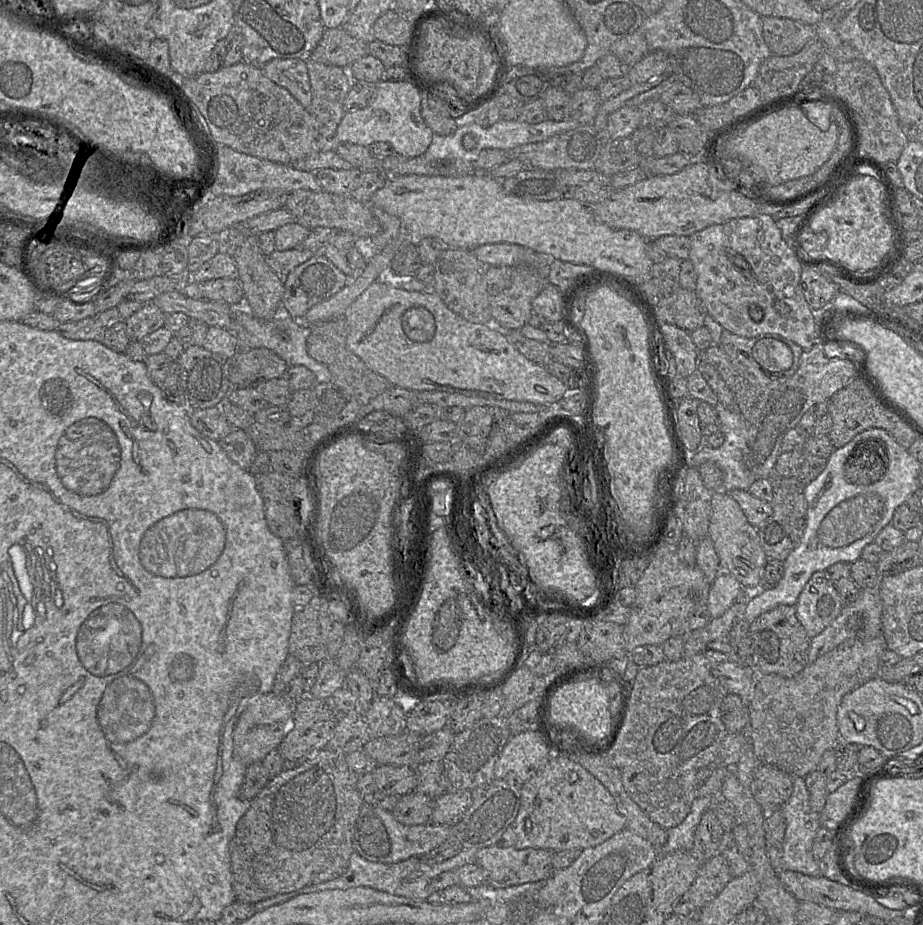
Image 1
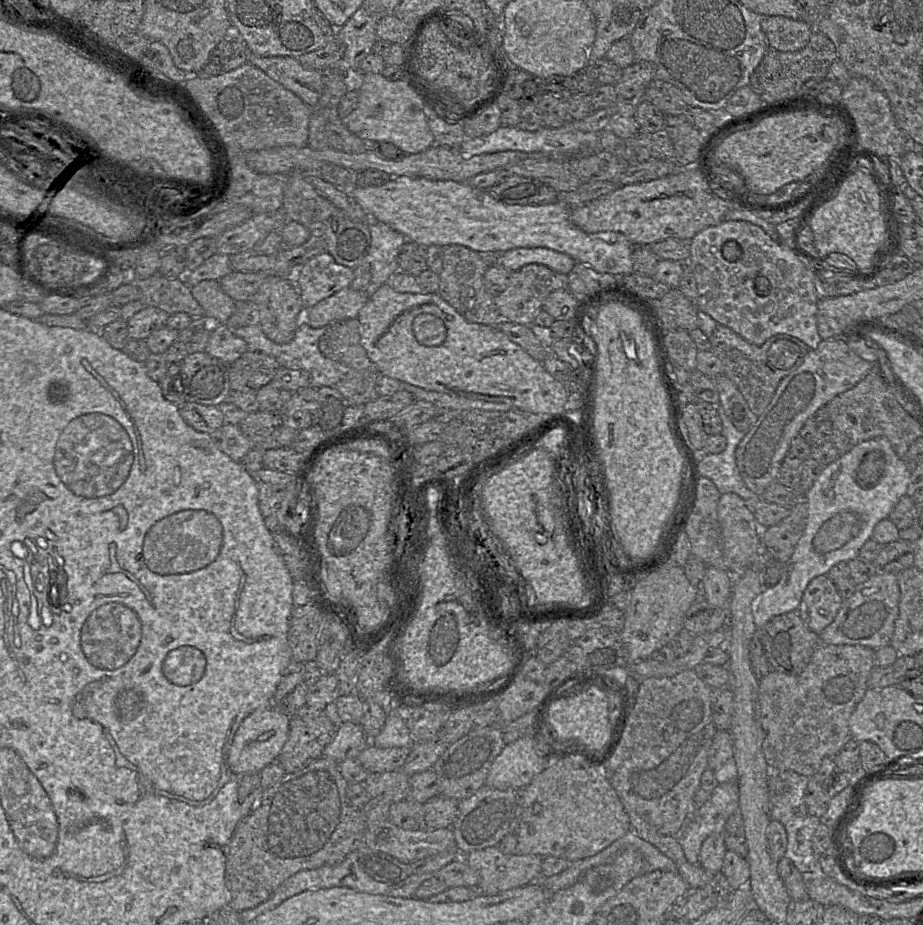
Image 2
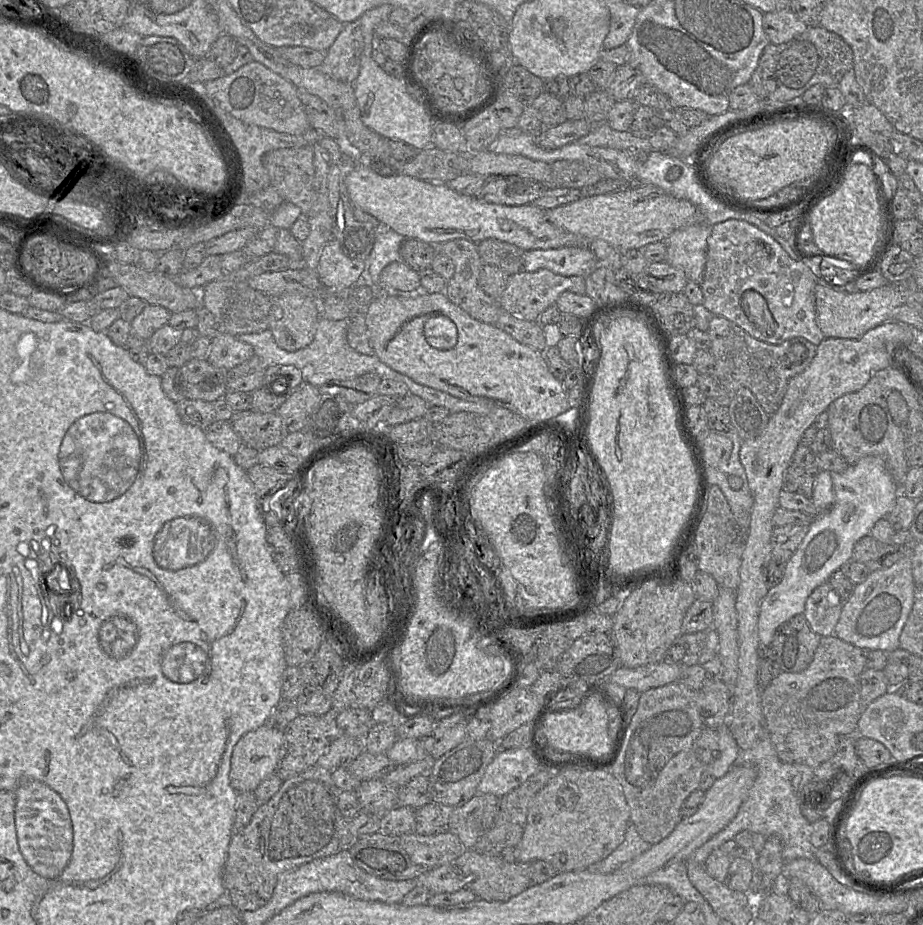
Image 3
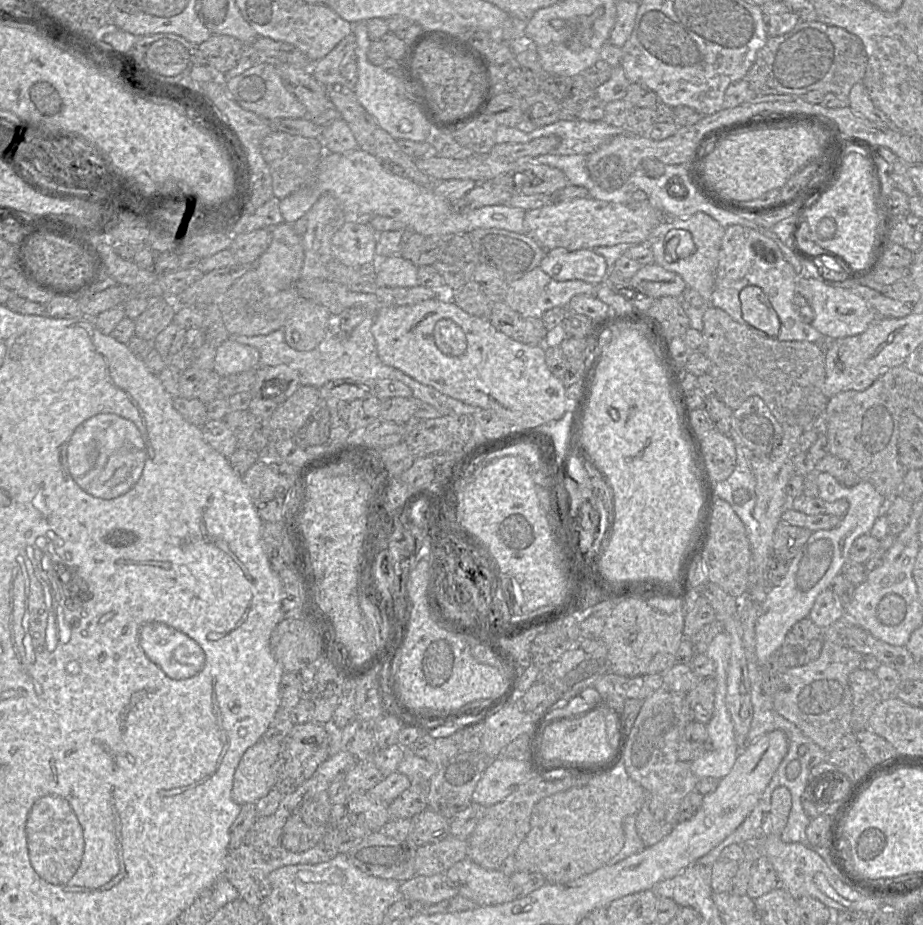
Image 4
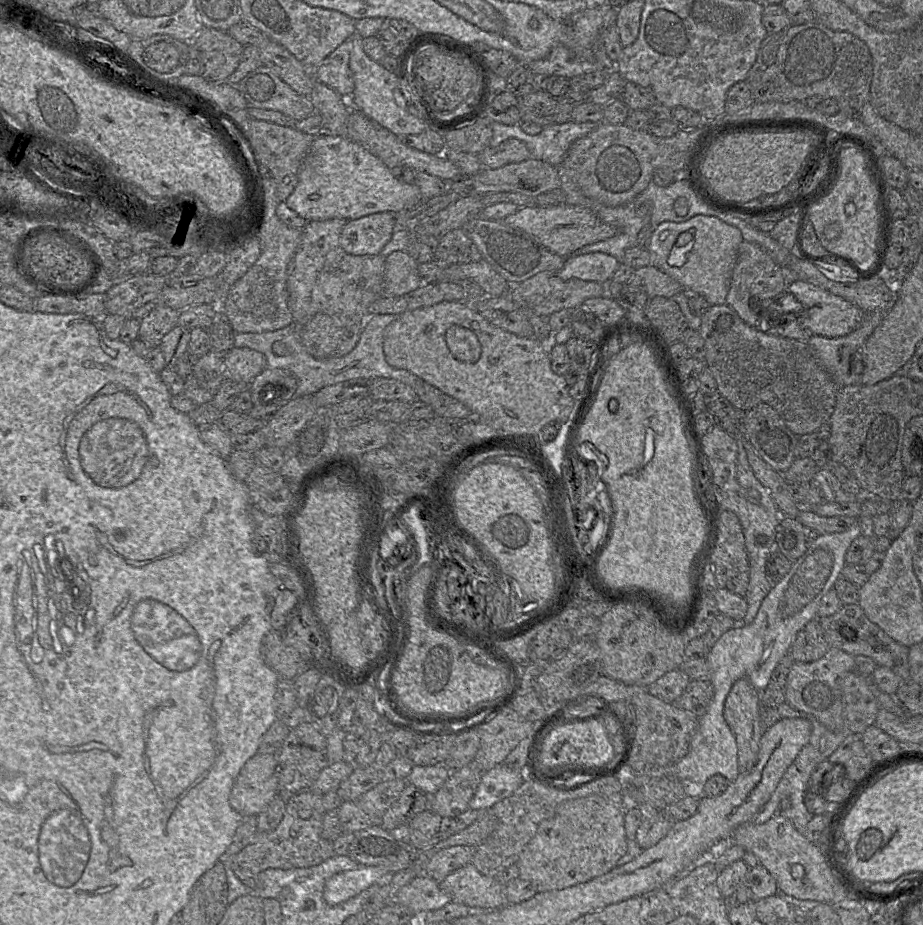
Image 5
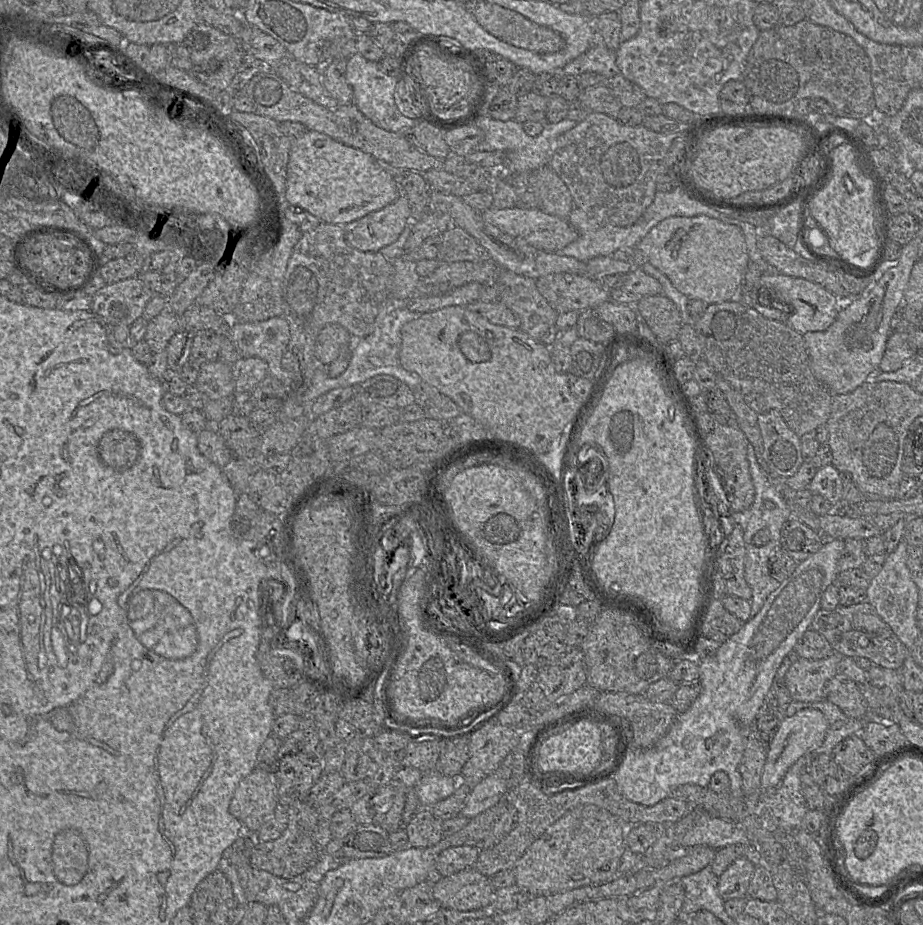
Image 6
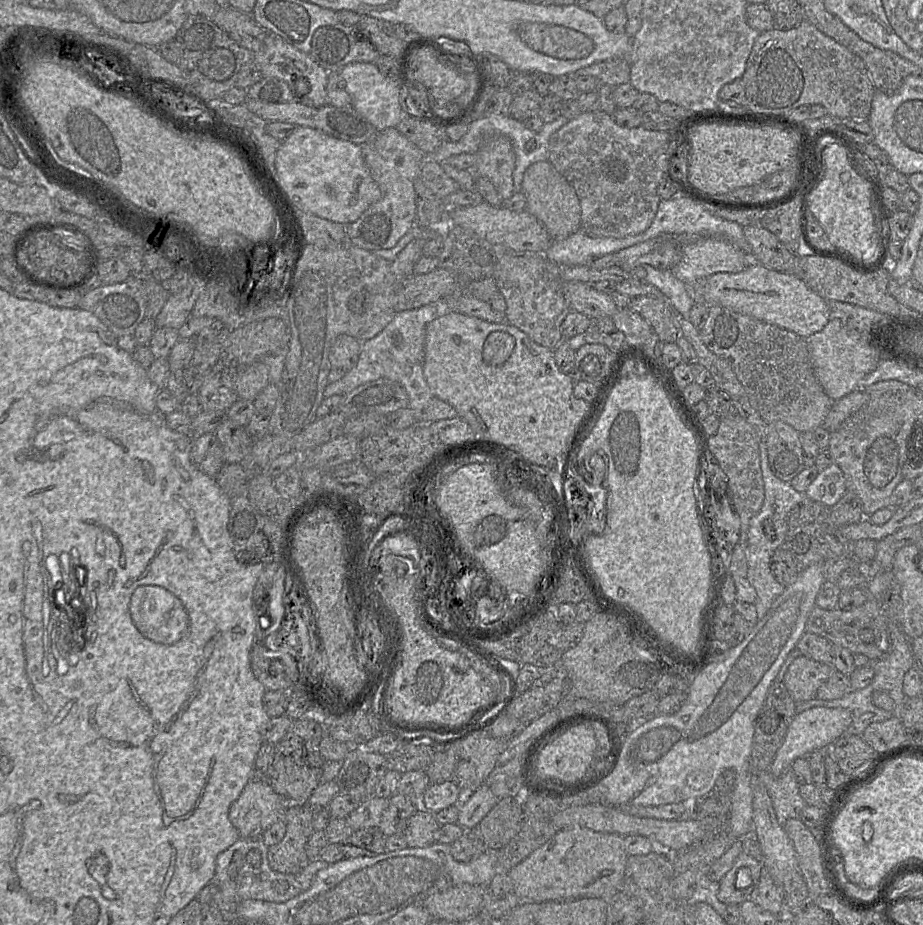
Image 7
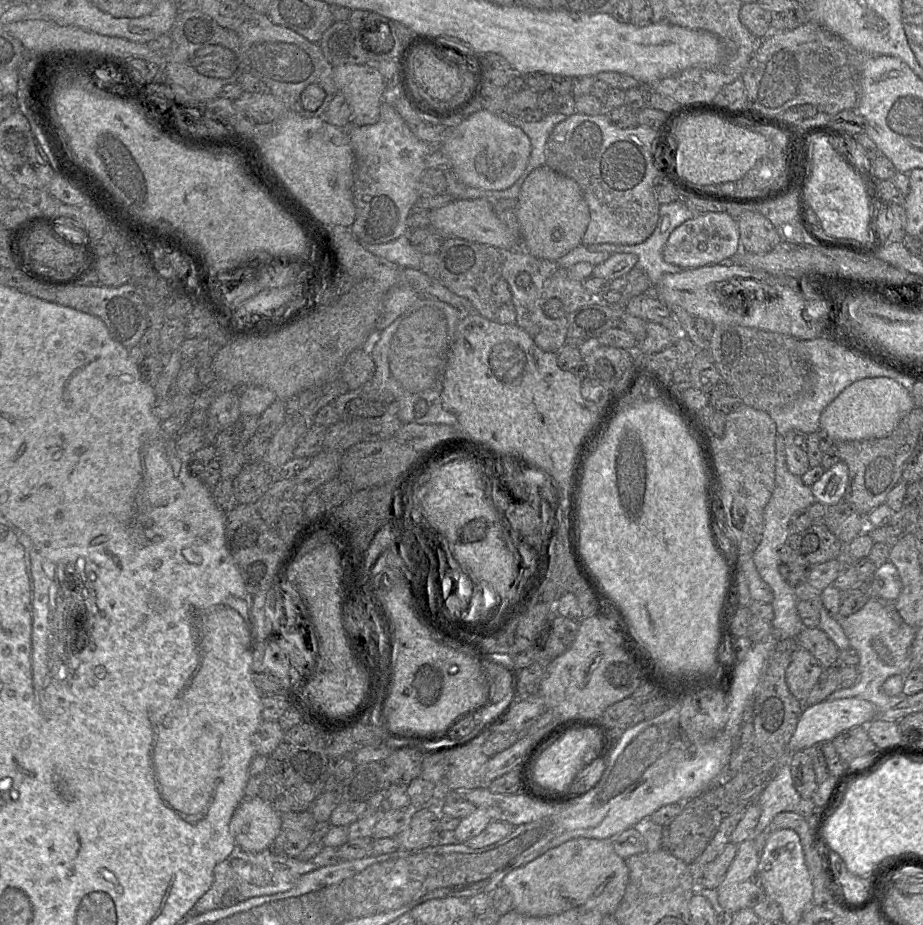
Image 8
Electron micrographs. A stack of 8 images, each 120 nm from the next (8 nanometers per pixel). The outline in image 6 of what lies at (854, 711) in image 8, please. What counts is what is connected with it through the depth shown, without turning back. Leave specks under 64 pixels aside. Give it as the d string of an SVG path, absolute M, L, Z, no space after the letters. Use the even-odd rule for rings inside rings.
M803 709L792 716L785 717L780 723L767 750L761 776L761 792L767 792L777 787L786 772L800 758L814 755L814 751L823 744L827 729L828 722L824 714L817 709Z

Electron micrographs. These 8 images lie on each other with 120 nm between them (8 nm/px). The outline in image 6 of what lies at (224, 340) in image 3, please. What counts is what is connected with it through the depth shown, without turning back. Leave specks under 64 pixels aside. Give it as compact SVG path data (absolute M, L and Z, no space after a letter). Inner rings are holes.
M240 357L232 366L236 393L251 392L267 376L268 364L257 357Z

